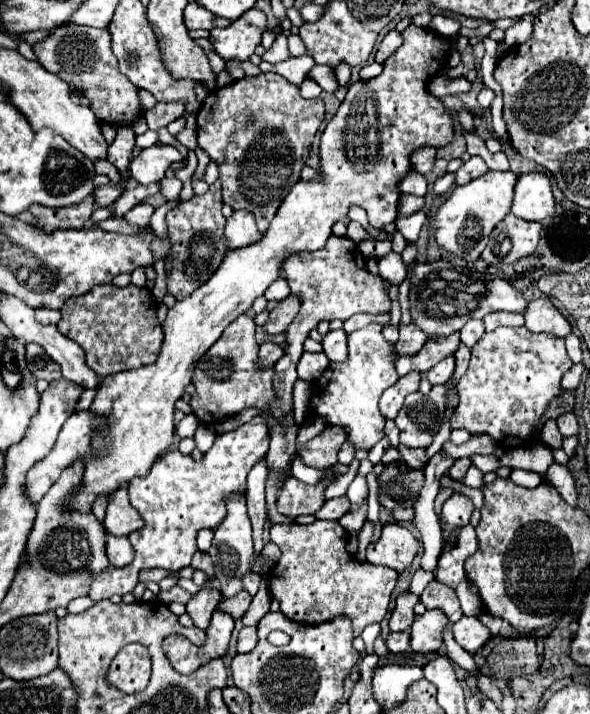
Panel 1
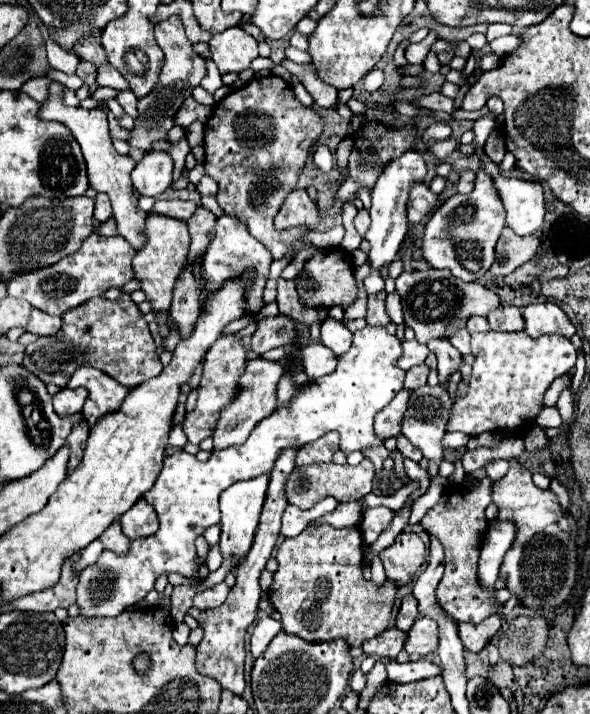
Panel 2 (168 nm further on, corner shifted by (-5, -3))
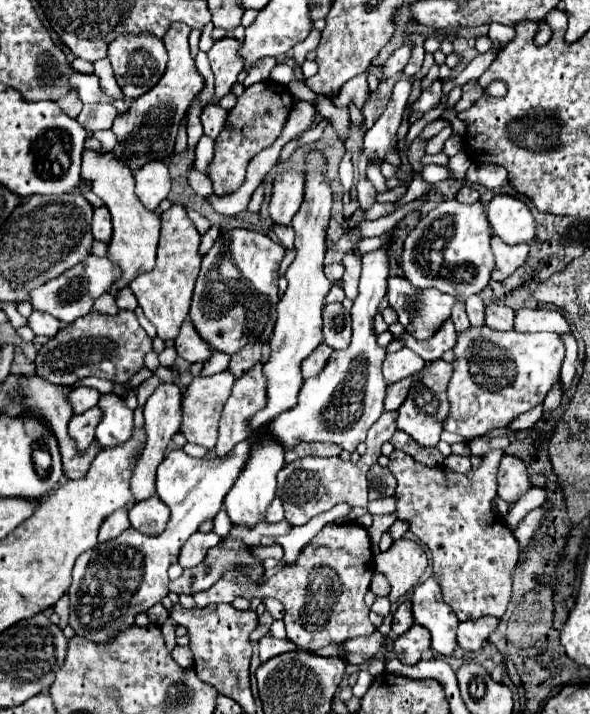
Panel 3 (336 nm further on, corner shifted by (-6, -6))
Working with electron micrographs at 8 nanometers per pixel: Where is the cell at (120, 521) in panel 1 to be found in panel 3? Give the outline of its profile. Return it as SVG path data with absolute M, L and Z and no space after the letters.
M150 497L142 503L136 503L130 511L130 523L134 529L146 533L146 535L158 535L164 531L170 509L166 507L166 503L160 501L160 497Z

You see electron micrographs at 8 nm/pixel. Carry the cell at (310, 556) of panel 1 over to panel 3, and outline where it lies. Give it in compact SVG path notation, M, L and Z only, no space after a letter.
M328 523L310 543L304 545L298 561L292 567L282 567L274 577L270 577L266 583L258 586L251 583L234 583L220 579L214 587L208 591L200 591L194 595L194 601L198 607L210 605L210 603L232 603L236 597L252 600L253 598L274 597L284 603L286 607L286 633L288 639L294 641L302 649L320 649L326 645L340 645L346 639L360 637L360 635L372 635L376 627L370 623L368 613L370 609L364 603L364 595L370 587L370 579L374 575L374 555L370 549L370 537L368 531L358 523Z

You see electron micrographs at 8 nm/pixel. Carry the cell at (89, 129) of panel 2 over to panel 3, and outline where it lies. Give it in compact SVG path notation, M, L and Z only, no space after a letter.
M84 151L82 155L82 177L86 181L92 183L92 191L104 201L104 205L108 207L110 215L112 215L112 223L114 223L114 235L112 235L112 241L108 245L108 259L120 269L120 279L110 287L110 295L112 297L118 297L118 293L128 287L140 273L148 273L154 269L154 263L156 263L156 245L158 245L158 235L160 235L160 213L154 213L154 211L146 211L140 203L138 203L138 197L134 195L134 177L132 177L132 171L130 167L126 167L126 163L122 163L120 159L116 159L112 153L106 153L106 155L98 155L96 151Z

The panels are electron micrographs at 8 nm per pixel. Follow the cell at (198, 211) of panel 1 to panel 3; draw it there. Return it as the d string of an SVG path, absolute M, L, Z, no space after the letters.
M188 319L182 325L180 335L176 337L176 351L188 363L208 363L208 359L212 355L210 347L206 347L206 343L202 343L202 339L198 339L198 333L194 333L194 327L190 327Z

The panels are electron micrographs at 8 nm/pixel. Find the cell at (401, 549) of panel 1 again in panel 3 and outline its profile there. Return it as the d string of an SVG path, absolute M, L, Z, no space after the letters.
M412 539L394 541L388 551L378 553L374 559L374 569L382 573L392 585L388 595L392 603L418 583L426 565L426 551Z

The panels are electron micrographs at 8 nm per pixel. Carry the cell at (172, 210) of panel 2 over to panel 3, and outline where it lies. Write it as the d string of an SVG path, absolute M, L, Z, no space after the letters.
M188 209L188 215L190 215L190 219L193 220L201 236L204 235L211 228L210 221L204 216L197 213L196 211L192 211L192 209Z

